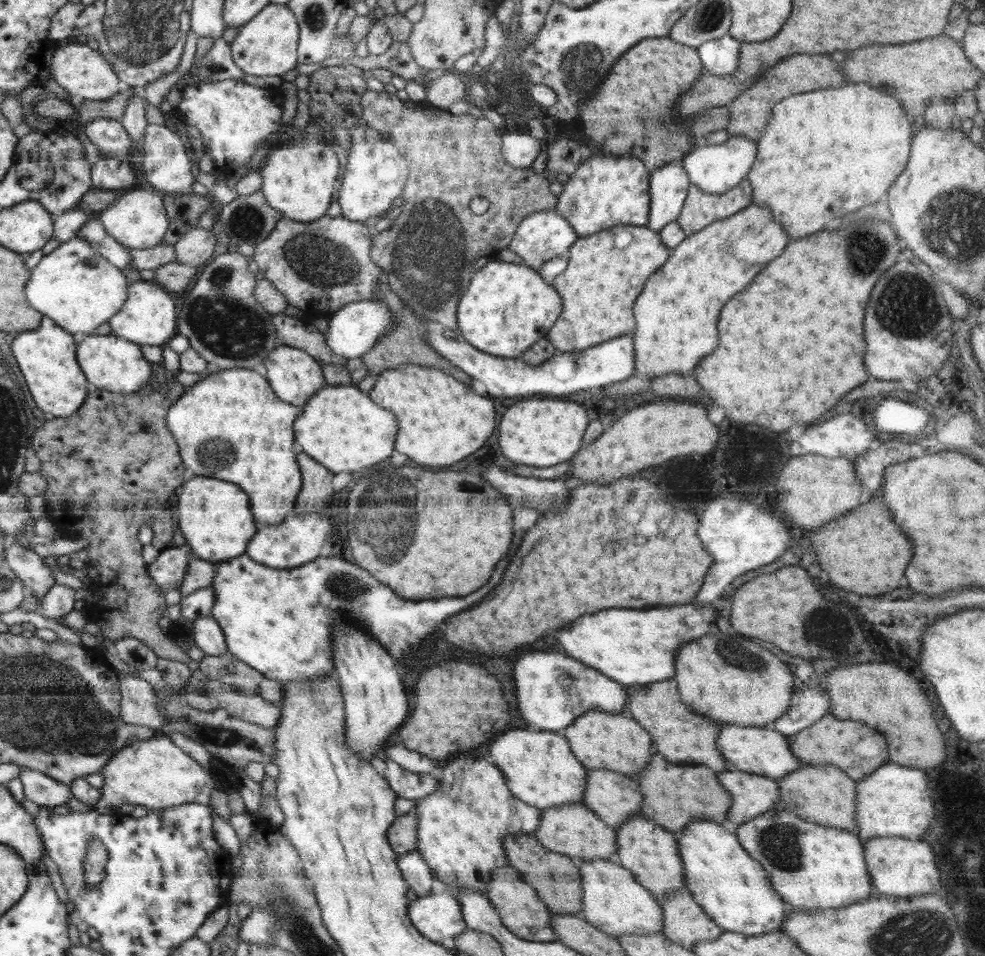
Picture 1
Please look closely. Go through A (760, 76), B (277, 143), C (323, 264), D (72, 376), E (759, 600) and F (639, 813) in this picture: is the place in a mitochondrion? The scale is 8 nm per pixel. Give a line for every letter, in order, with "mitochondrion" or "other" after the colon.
A: other
B: other
C: mitochondrion
D: other
E: other
F: other

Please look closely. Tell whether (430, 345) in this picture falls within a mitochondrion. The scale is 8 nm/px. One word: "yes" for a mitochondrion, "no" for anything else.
no

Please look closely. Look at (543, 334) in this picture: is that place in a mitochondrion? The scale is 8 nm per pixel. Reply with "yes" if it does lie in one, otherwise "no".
no

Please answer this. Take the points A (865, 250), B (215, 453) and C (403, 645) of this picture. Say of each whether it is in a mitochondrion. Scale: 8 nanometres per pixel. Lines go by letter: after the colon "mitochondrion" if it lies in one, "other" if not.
A: mitochondrion
B: mitochondrion
C: mitochondrion

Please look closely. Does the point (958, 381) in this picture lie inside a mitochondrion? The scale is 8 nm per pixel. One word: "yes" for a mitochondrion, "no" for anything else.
no

